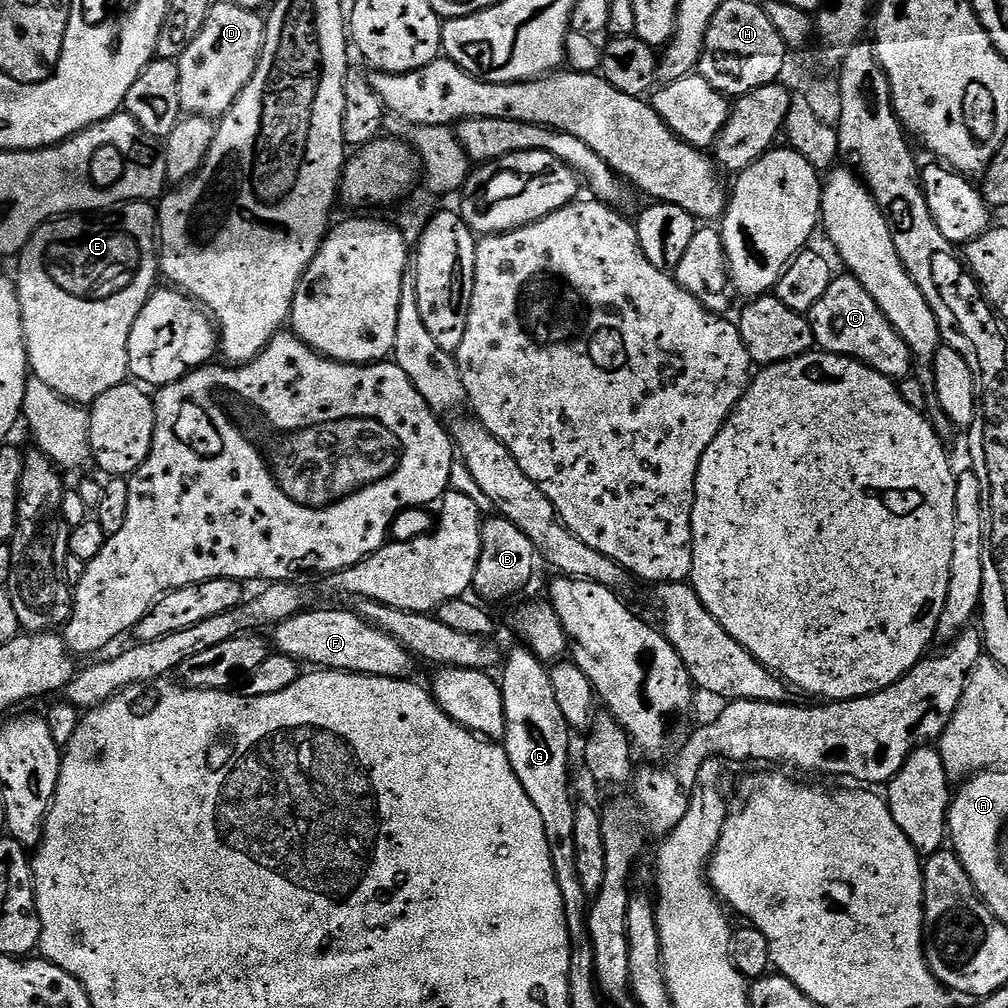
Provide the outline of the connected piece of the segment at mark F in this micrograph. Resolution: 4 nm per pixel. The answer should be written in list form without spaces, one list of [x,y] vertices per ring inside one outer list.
[[[320,608],[317,612],[303,610],[271,629],[271,643],[279,655],[294,658],[304,666],[312,664],[308,666],[320,670],[353,672],[395,680],[411,677],[414,660],[410,653],[393,636],[380,628],[373,628],[363,616],[352,612],[343,612],[340,608]]]

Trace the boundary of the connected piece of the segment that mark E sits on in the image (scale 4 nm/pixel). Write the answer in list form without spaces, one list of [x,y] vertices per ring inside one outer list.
[[[133,200],[115,210],[72,214],[43,224],[20,253],[20,273],[14,276],[14,283],[22,310],[28,366],[35,379],[46,382],[63,400],[90,406],[106,390],[114,390],[129,379],[130,330],[157,287],[157,232],[157,209],[151,203]]]

